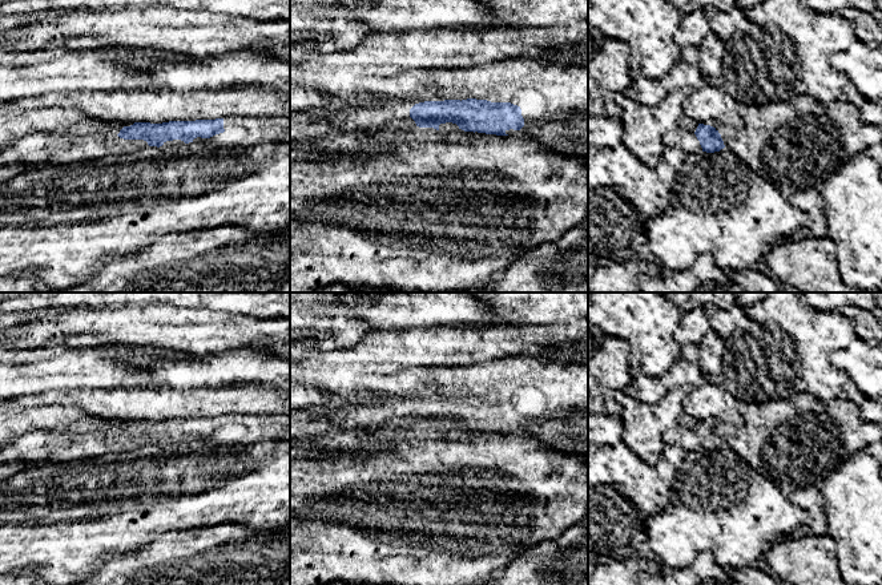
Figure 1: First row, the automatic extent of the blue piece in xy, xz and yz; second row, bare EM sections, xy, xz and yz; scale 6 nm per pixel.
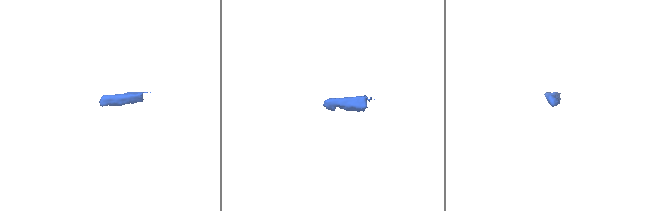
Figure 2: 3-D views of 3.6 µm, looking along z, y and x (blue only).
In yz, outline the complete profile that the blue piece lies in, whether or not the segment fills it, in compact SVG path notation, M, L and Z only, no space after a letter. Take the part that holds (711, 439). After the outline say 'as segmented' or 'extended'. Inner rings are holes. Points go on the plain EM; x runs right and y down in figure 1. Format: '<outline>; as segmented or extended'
M698 421L694 431L682 427L669 428L664 433L665 444L681 445L686 452L701 449L714 451L725 445L718 428L710 423Z; extended

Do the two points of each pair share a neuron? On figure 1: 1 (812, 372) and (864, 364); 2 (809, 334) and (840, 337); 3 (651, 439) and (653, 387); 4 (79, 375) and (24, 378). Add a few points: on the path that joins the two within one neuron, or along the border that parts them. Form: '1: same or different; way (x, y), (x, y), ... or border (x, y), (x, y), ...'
1: different; border (845, 370), (849, 376)
2: same; way (817, 334), (832, 335)
3: different; border (624, 390), (649, 406)
4: same; way (65, 375), (37, 376)

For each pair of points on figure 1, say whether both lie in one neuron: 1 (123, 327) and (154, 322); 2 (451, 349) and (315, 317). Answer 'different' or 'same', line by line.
1: same
2: different

